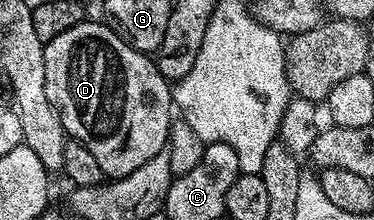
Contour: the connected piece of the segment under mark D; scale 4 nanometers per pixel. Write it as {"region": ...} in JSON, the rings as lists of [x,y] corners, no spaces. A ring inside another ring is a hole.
{"region":[[[85,22],[79,24],[70,30],[66,30],[62,34],[58,34],[58,38],[54,38],[45,43],[45,92],[49,103],[56,109],[56,114],[60,118],[60,125],[64,128],[64,131],[67,132],[67,135],[71,137],[75,143],[86,146],[86,150],[90,150],[90,154],[94,154],[94,158],[98,158],[98,166],[102,166],[105,177],[119,178],[128,176],[132,171],[138,170],[144,162],[149,162],[156,154],[166,148],[168,129],[171,128],[174,119],[173,89],[170,87],[169,81],[165,80],[162,73],[156,69],[156,61],[151,55],[134,50],[114,29],[109,28],[107,23],[99,23],[100,24],[91,24],[91,22]]]}

